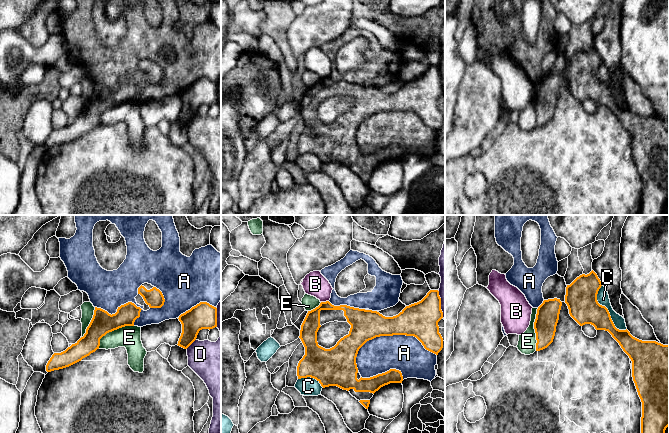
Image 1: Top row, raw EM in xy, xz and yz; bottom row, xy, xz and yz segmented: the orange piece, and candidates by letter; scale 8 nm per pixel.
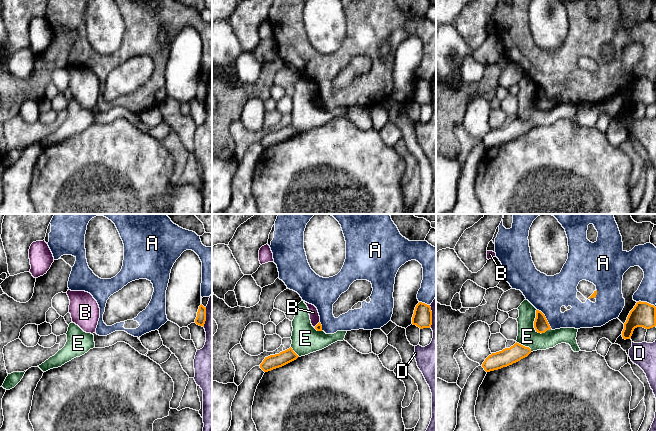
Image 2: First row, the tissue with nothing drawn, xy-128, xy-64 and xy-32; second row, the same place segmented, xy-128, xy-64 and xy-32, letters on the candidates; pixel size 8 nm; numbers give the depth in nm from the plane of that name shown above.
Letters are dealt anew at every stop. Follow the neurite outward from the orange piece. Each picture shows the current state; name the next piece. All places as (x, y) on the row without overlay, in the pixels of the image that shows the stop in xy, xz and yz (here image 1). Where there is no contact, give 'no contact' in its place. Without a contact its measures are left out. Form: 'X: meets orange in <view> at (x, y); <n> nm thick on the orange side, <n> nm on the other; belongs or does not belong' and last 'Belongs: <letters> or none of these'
A: meets orange in xz at (391, 111); 260 nm thick on the orange side, 280 nm on the other; does not belong
B: meets orange in xz at (324, 78); 140 nm thick on the orange side, 190 nm on the other; does not belong
C: meets orange in yz at (607, 86); 260 nm thick on the orange side, 100 nm on the other; does not belong
D: meets orange in xy at (190, 120); 200 nm thick on the orange side, 340 nm on the other; does not belong
E: meets orange in xy at (112, 106); 180 nm thick on the orange side, 180 nm on the other; does not belong
Belongs: none of these

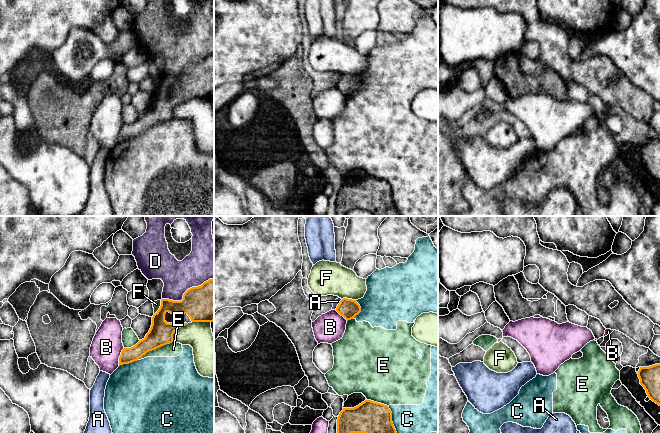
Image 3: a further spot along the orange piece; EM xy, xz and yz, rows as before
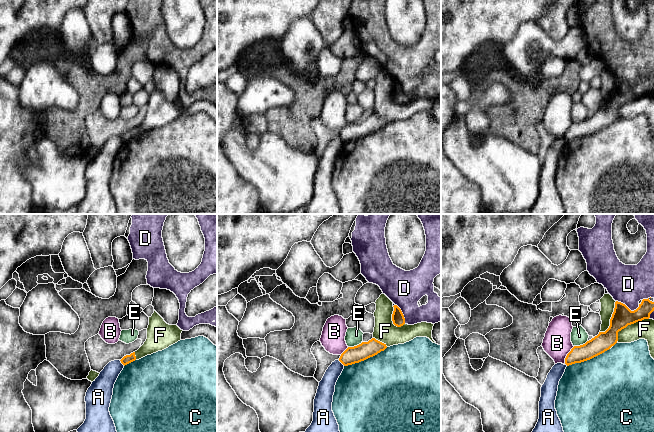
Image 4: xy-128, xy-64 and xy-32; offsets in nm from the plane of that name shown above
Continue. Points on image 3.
A: meets orange in xz at (338, 80); 160 nm thick on the orange side, 50 nm on the other; does not belong
B: meets orange in xy at (119, 133); 120 nm thick on the orange side, 240 nm on the other; does not belong
C: meets orange in xz at (392, 199); 280 nm thick on the orange side, 280 nm on the other; does not belong
D: meets orange in xy at (186, 67); 320 nm thick on the orange side, 260 nm on the other; does not belong
E: meets orange in xy at (154, 125); 190 nm thick on the orange side, 120 nm on the other; does not belong
F: meets orange in xy at (175, 106); 190 nm thick on the orange side, 220 nm on the other; does not belong
Belongs: none of these

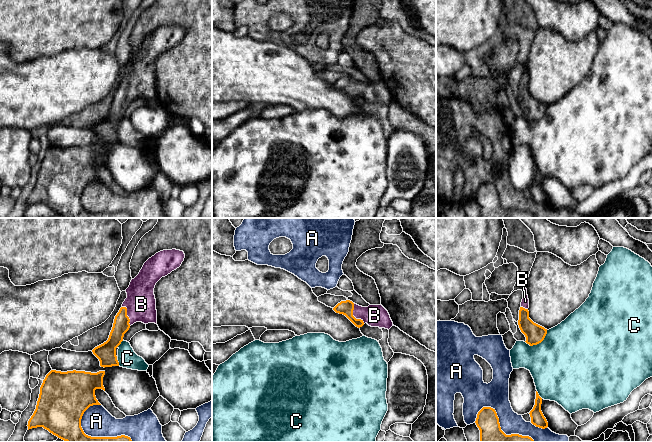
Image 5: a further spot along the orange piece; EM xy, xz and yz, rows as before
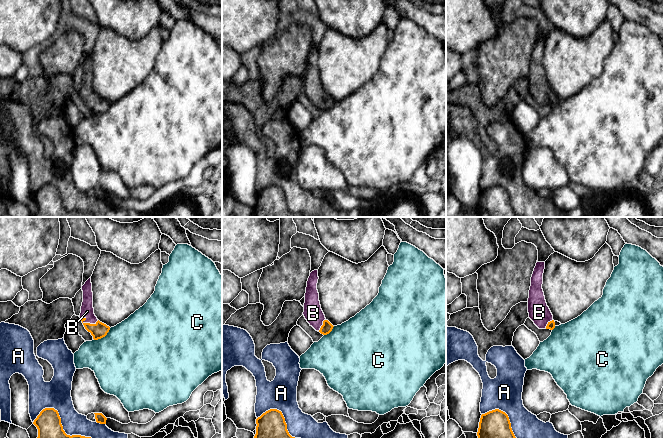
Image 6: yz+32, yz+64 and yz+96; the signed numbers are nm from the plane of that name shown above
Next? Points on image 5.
A: meets orange in yz at (500, 203); 220 nm thick on the orange side, 190 nm on the other; does not belong
B: meets orange in xz at (352, 91); 120 nm thick on the orange side, 180 nm on the other; belongs
C: meets orange in yz at (538, 119); 160 nm thick on the orange side, 480 nm on the other; does not belong
Belongs: B

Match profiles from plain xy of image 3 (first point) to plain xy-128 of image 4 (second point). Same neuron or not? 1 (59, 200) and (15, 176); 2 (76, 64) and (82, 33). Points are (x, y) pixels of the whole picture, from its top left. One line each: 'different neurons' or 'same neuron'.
1: different neurons
2: same neuron

